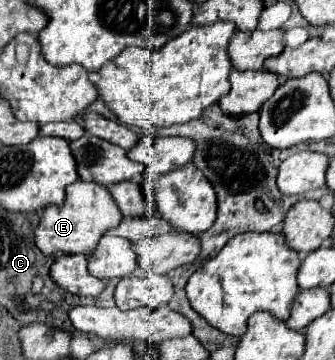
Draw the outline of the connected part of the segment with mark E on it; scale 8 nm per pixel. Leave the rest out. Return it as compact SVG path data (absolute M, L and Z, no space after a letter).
M75 181L73 185L67 187L65 201L63 205L49 205L43 211L41 223L35 227L35 245L43 255L89 255L101 235L107 229L113 229L121 221L121 211L117 209L115 201L111 199L107 187L95 185L95 183L85 183L85 181Z

